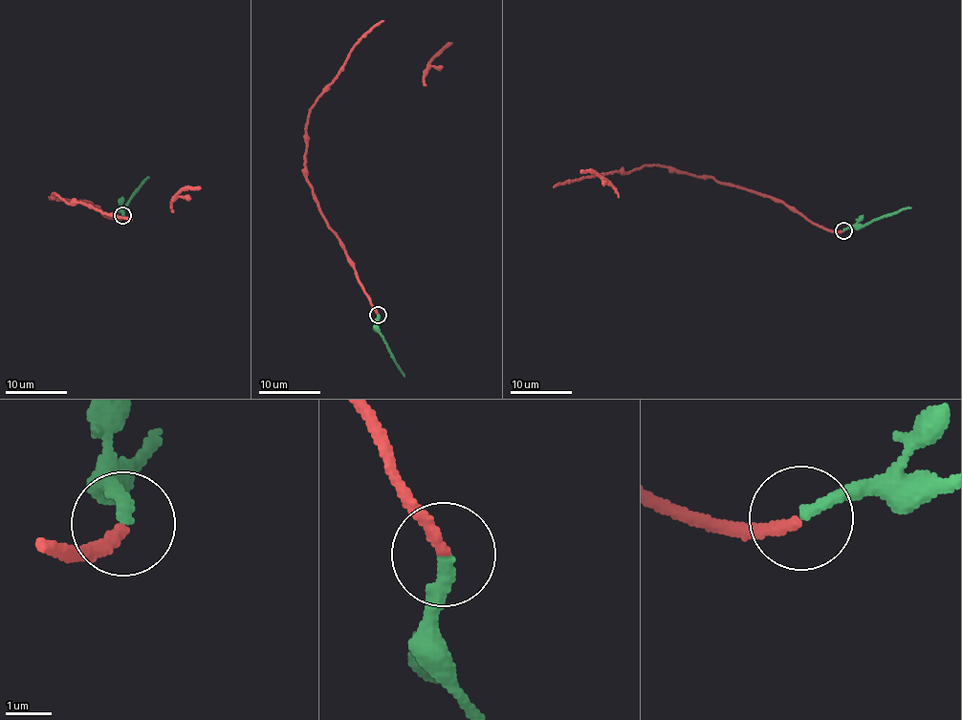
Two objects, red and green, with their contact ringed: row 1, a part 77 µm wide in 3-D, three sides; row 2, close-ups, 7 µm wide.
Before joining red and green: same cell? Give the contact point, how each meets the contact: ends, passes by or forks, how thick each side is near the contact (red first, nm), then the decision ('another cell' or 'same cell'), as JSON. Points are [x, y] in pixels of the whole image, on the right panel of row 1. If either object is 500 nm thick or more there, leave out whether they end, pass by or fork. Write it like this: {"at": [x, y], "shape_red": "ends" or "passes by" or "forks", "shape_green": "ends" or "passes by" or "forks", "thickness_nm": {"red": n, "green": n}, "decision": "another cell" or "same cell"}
{"at": [843, 230], "shape_red": "ends", "shape_green": "ends", "thickness_nm": {"red": 240, "green": 240}, "decision": "same cell"}

